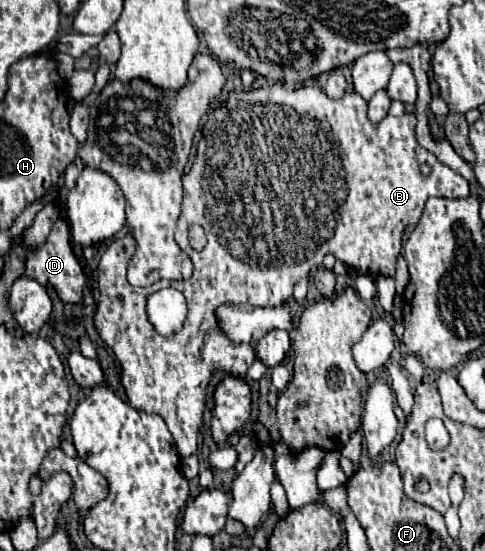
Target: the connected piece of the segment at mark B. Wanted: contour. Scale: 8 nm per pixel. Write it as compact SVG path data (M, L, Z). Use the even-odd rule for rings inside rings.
M275 84L247 92L229 92L225 104L209 114L209 120L203 126L203 140L205 162L199 162L197 156L191 170L182 178L185 194L175 230L177 246L193 260L193 276L177 282L161 280L147 288L131 286L127 282L127 264L137 248L131 234L111 242L97 269L100 297L95 324L105 344L121 362L121 382L127 398L133 408L159 414L165 420L181 458L197 452L205 392L211 374L221 370L225 374L245 376L255 358L253 346L235 346L221 334L215 320L215 308L219 304L237 302L251 306L281 306L291 298L293 286L299 278L309 278L311 270L322 266L327 252L337 260L343 260L353 270L361 270L361 274L395 276L395 260L401 252L403 232L409 224L419 222L428 198L469 196L469 182L417 144L415 114L403 114L401 118L385 116L379 124L371 124L367 118L367 102L357 92L347 92L341 100L331 100L317 86L287 90L281 84ZM423 163L433 168L429 176L423 176L419 170ZM193 222L201 224L207 234L207 244L201 252L195 252L187 240L187 232ZM167 286L185 292L189 300L189 314L181 332L169 338L155 332L145 308L147 296Z

